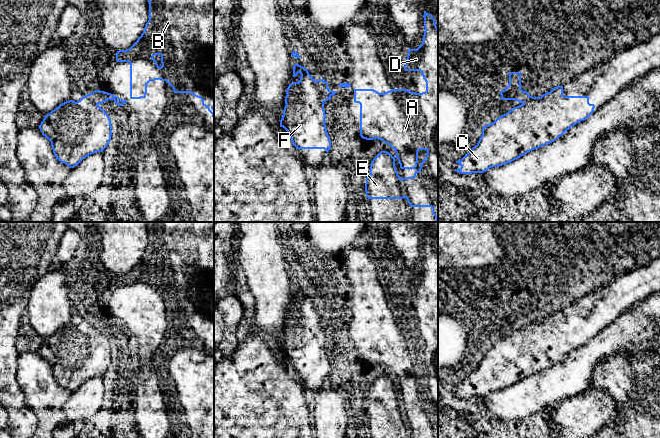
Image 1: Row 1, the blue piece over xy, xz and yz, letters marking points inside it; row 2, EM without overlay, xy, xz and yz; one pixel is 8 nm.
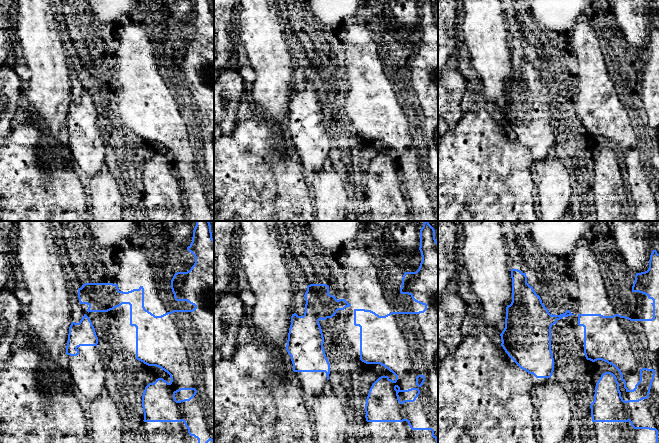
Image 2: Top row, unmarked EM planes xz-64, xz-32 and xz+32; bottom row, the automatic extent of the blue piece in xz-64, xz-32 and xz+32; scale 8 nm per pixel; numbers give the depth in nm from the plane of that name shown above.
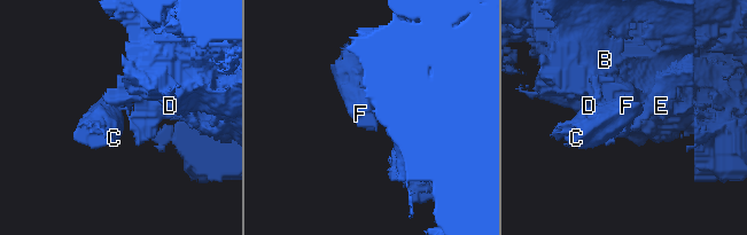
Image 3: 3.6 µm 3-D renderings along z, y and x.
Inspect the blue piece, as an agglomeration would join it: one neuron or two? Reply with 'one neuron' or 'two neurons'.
two neurons

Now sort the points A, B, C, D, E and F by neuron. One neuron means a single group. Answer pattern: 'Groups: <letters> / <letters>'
Groups: A B D E / C F

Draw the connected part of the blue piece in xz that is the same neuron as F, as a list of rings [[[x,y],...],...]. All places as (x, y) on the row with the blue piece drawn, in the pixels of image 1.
[[[299,64],[293,66],[293,77],[300,74],[300,81],[289,84],[285,107],[280,120],[297,149],[324,149],[327,153],[331,140],[325,124],[323,94],[314,78]]]

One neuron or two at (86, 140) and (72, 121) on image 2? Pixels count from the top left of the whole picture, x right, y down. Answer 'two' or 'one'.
one

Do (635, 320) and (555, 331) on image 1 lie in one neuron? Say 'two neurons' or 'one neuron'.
two neurons

